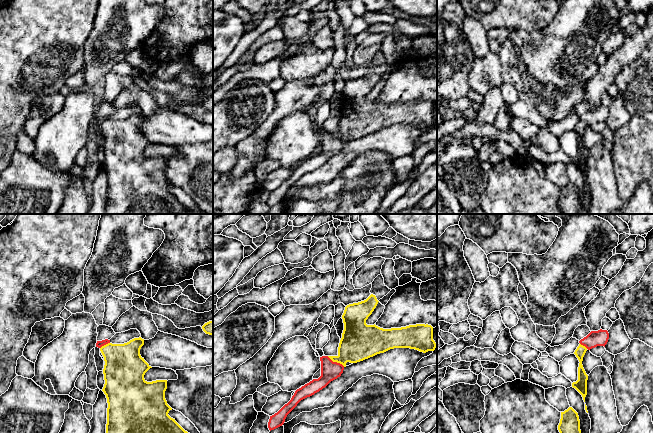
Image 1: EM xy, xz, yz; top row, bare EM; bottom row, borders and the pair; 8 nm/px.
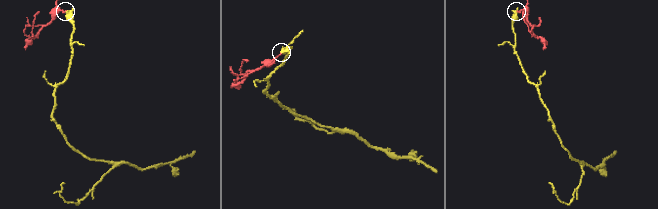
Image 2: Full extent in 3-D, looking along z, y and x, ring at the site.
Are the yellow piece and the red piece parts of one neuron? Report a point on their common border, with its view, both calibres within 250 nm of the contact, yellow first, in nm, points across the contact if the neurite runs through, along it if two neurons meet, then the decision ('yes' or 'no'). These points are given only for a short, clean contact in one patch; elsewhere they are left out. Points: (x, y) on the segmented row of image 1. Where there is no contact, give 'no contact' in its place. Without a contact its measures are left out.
meets yellow in xz at (336, 361); 300 nm thick on the yellow side, 150 nm on the other; border along xz (327, 356), (344, 366); no

